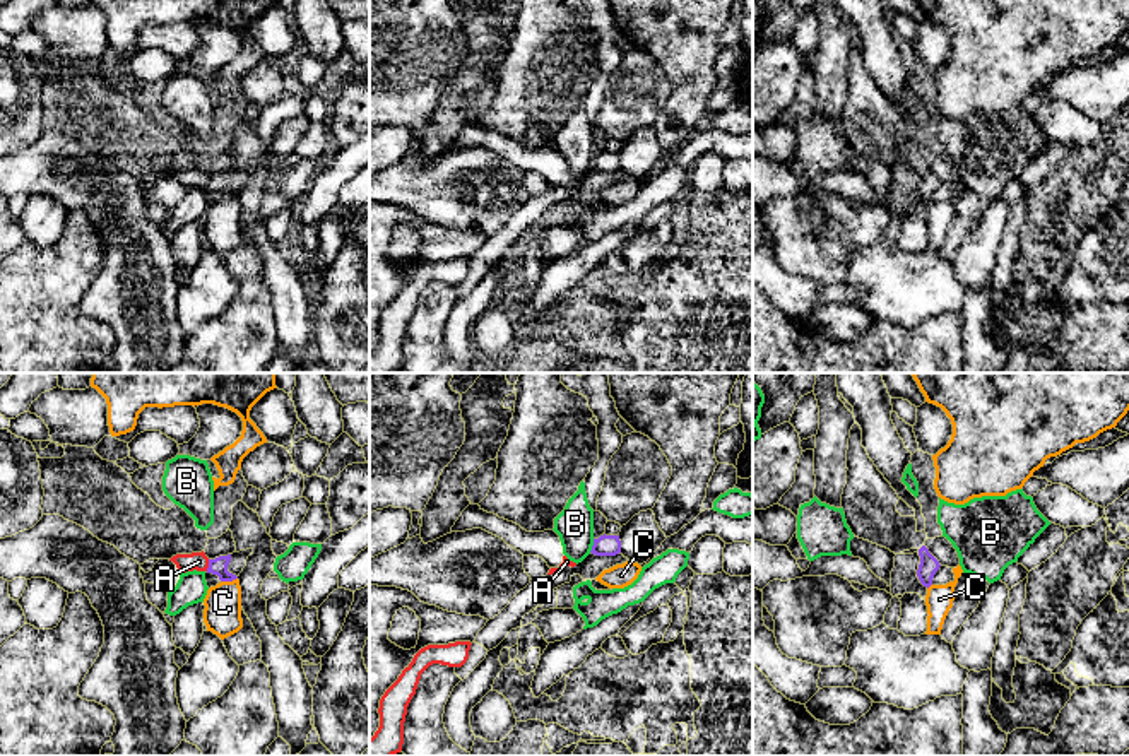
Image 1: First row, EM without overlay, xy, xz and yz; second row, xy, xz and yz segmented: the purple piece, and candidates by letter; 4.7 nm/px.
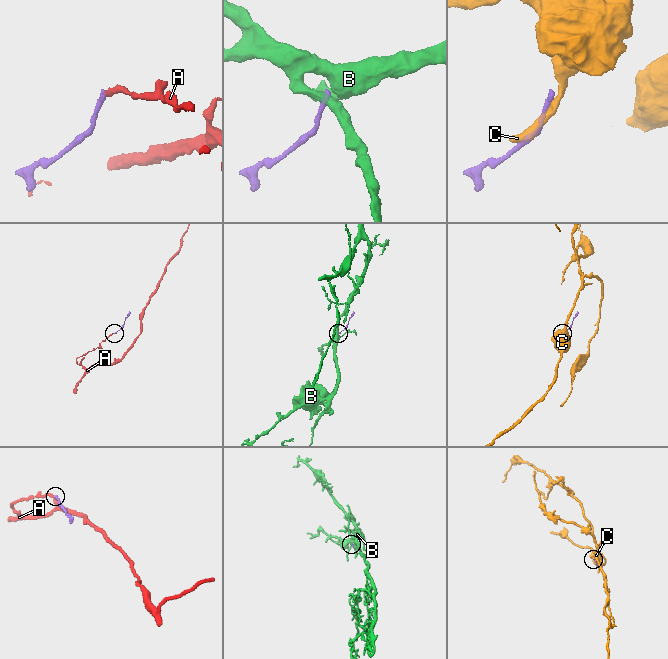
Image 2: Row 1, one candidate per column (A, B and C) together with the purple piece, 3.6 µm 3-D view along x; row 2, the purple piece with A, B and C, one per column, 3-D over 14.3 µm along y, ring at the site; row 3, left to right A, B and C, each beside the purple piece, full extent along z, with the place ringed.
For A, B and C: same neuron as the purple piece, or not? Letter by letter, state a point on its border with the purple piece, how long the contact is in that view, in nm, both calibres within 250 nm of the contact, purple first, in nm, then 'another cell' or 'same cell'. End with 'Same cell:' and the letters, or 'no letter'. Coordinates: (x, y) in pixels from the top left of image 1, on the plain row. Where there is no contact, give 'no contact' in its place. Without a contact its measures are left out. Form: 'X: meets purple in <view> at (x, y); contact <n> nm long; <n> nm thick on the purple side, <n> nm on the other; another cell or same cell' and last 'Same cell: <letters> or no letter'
A: meets purple in xy at (209, 182); contact 60 nm long; 80 nm thick on the purple side, 90 nm on the other; same cell
B: meets purple in xz at (592, 163); contact 70 nm long; 100 nm thick on the purple side, 180 nm on the other; another cell
C: meets purple in xy at (228, 197); contact 80 nm long; 80 nm thick on the purple side, 180 nm on the other; another cell
Same cell: A

